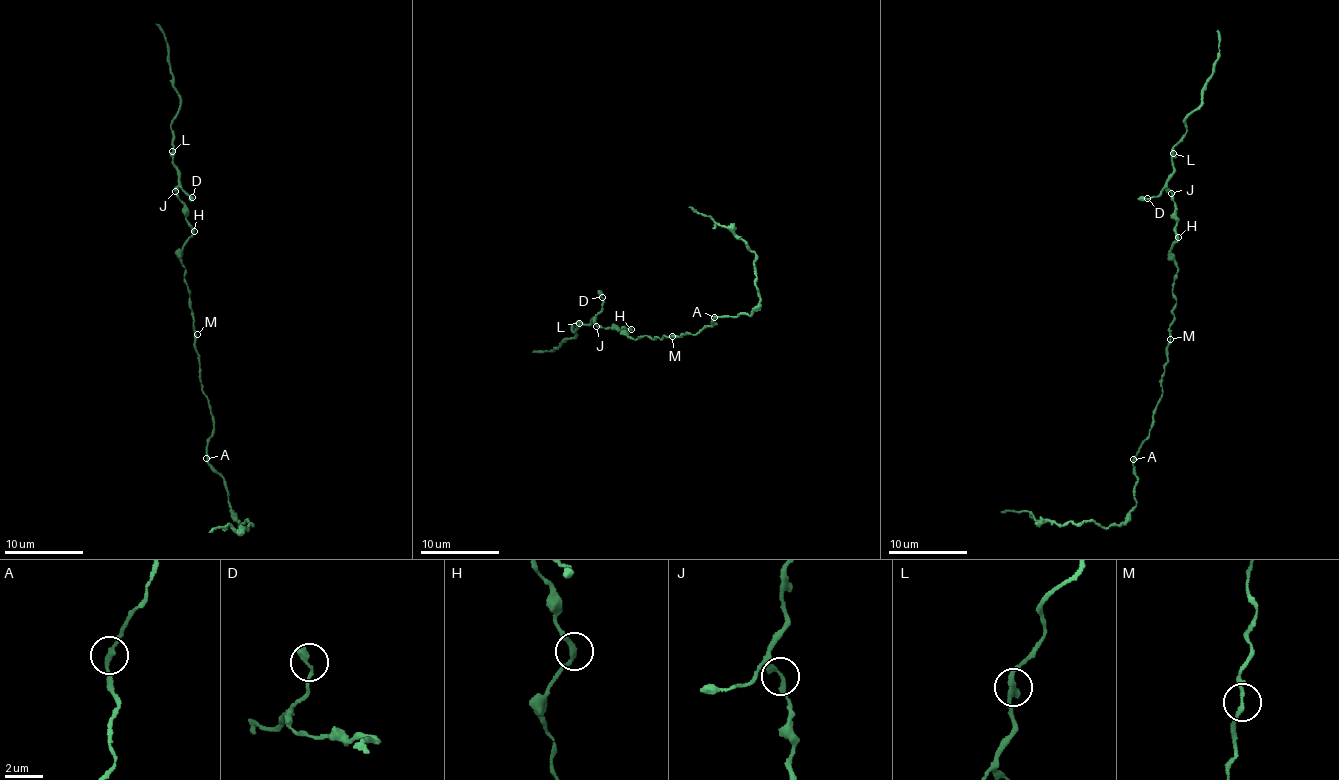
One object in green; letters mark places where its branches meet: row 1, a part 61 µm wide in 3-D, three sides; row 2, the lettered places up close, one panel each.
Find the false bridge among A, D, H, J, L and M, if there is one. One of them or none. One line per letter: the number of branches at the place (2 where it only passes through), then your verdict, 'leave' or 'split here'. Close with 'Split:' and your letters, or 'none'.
A: branches 2; leave
D: branches 1; leave
H: branches 2; leave
J: branches 2; leave
L: branches 2; leave
M: branches 2; leave
Split: none

